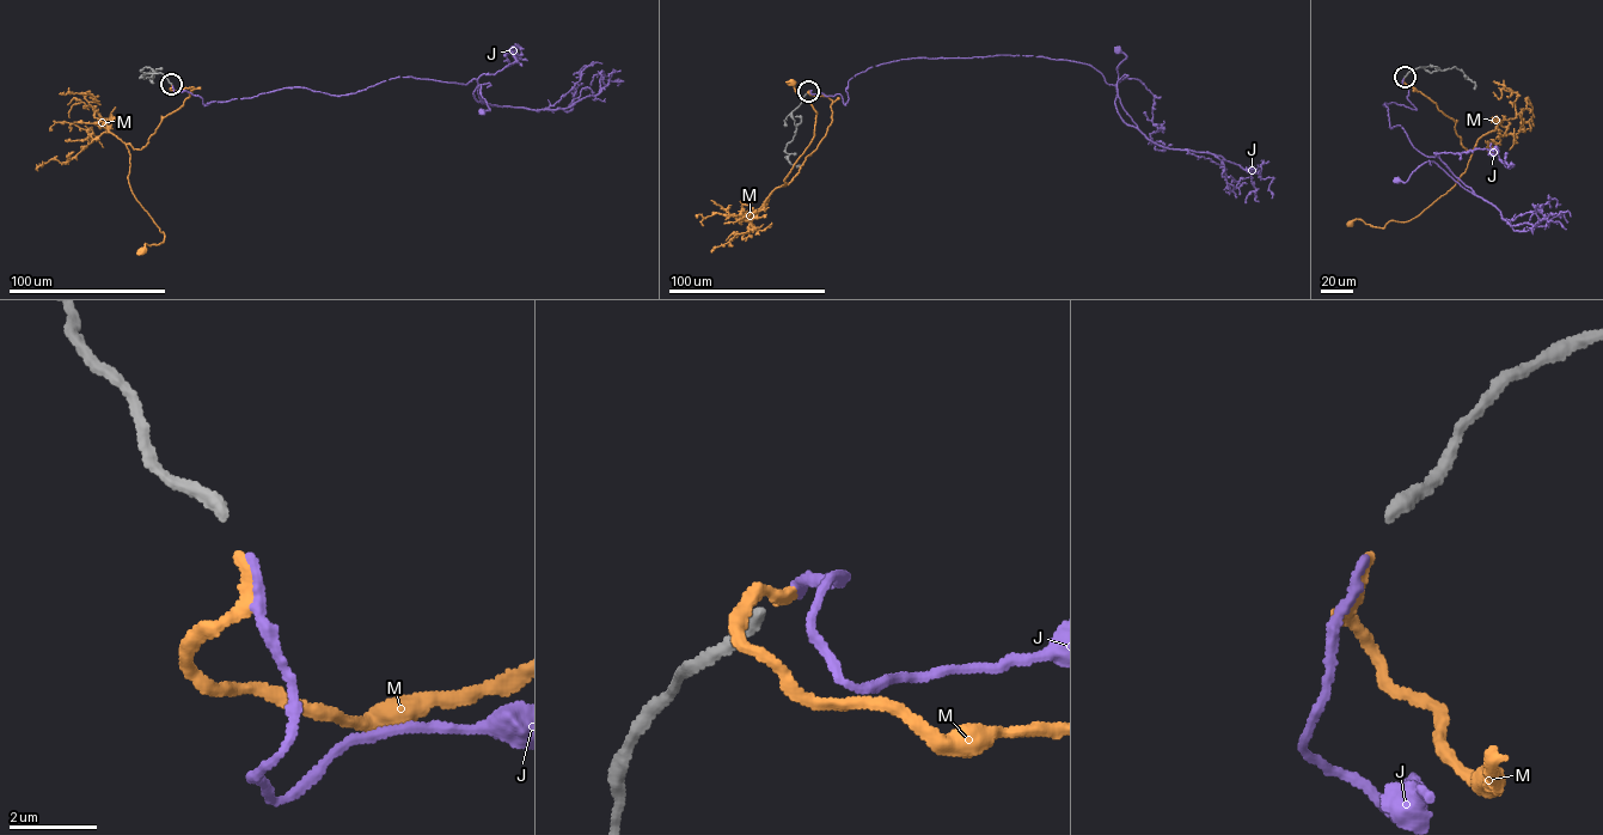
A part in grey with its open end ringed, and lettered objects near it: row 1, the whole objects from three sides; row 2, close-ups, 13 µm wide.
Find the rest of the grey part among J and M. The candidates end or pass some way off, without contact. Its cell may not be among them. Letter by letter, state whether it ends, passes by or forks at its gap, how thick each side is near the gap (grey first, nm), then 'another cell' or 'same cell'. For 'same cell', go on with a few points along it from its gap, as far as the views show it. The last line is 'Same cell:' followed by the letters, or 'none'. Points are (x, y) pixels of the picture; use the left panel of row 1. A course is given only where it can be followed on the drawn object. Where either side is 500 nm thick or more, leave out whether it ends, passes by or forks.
J: it ends; calibres 320 and 200 nm; same cell; course (172, 85), (205, 105), (475, 78), (491, 105), (479, 85), (481, 111)
M: it ends; calibres 320 and 240 nm; another cell
Same cell: J

